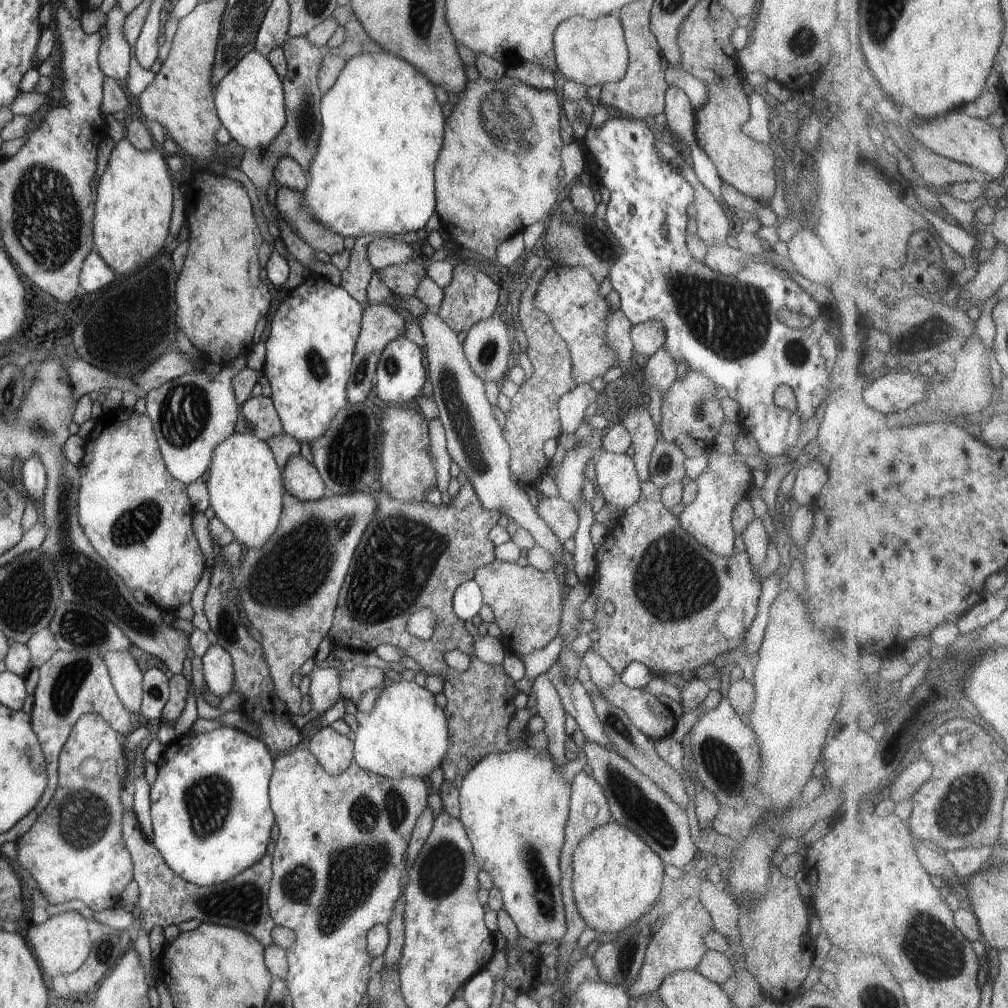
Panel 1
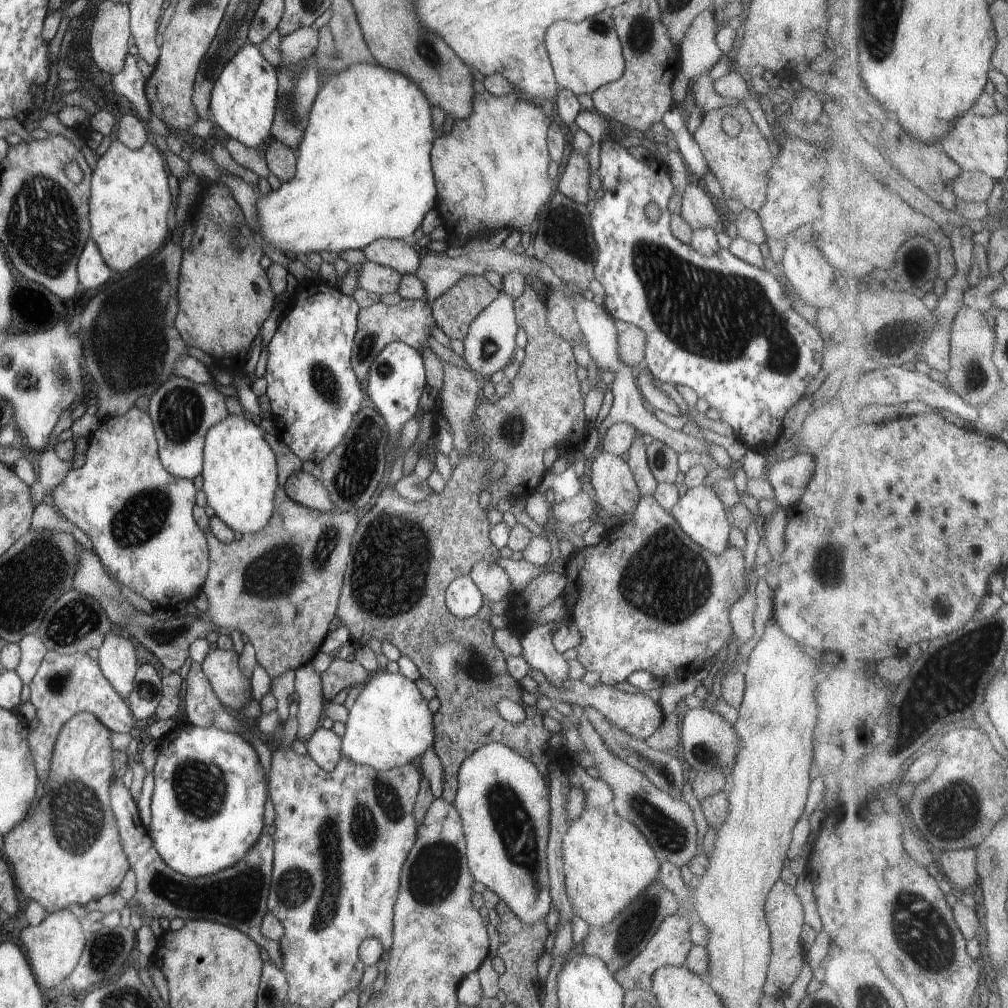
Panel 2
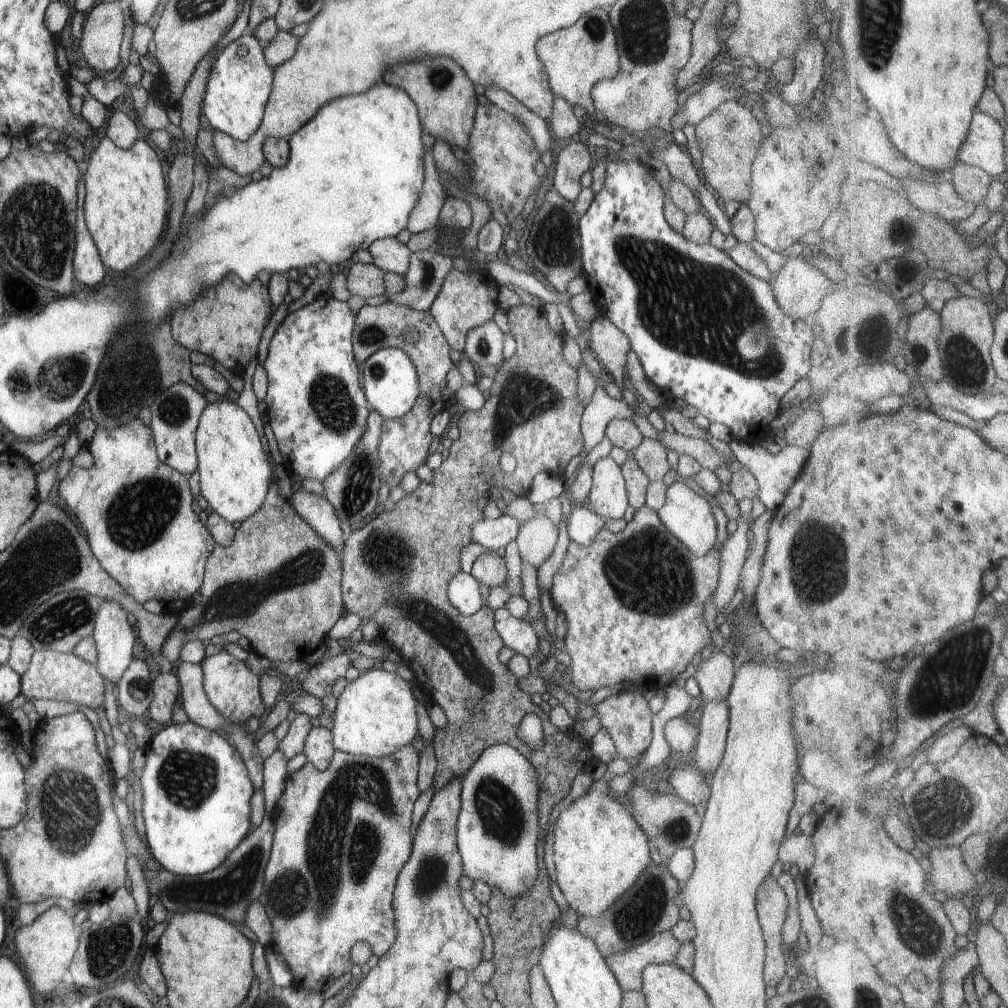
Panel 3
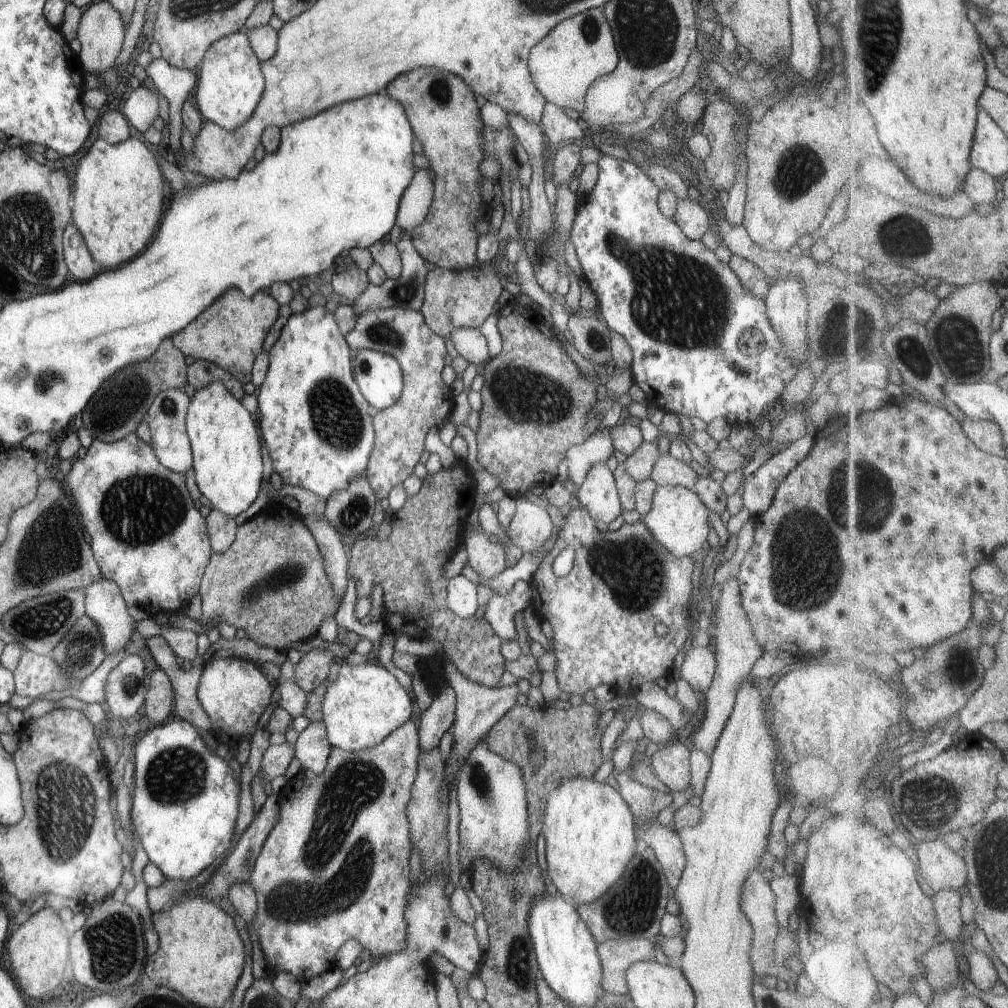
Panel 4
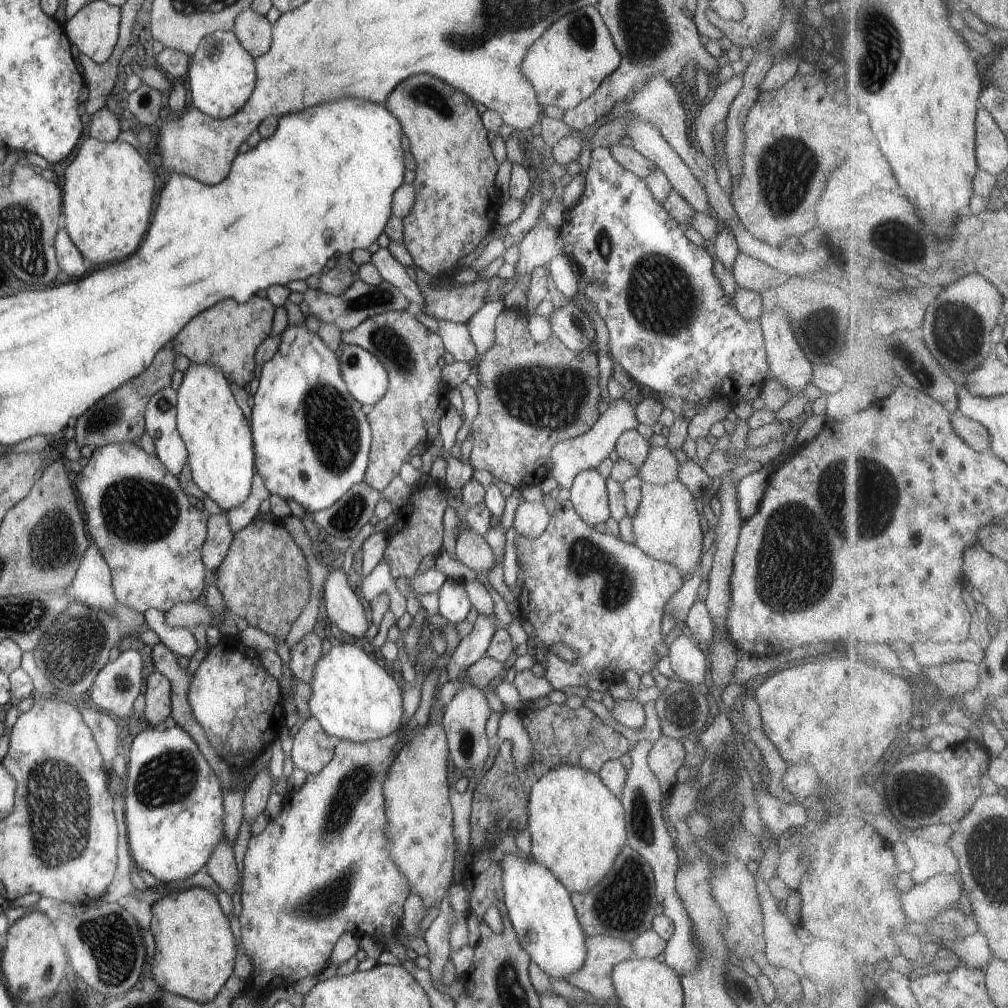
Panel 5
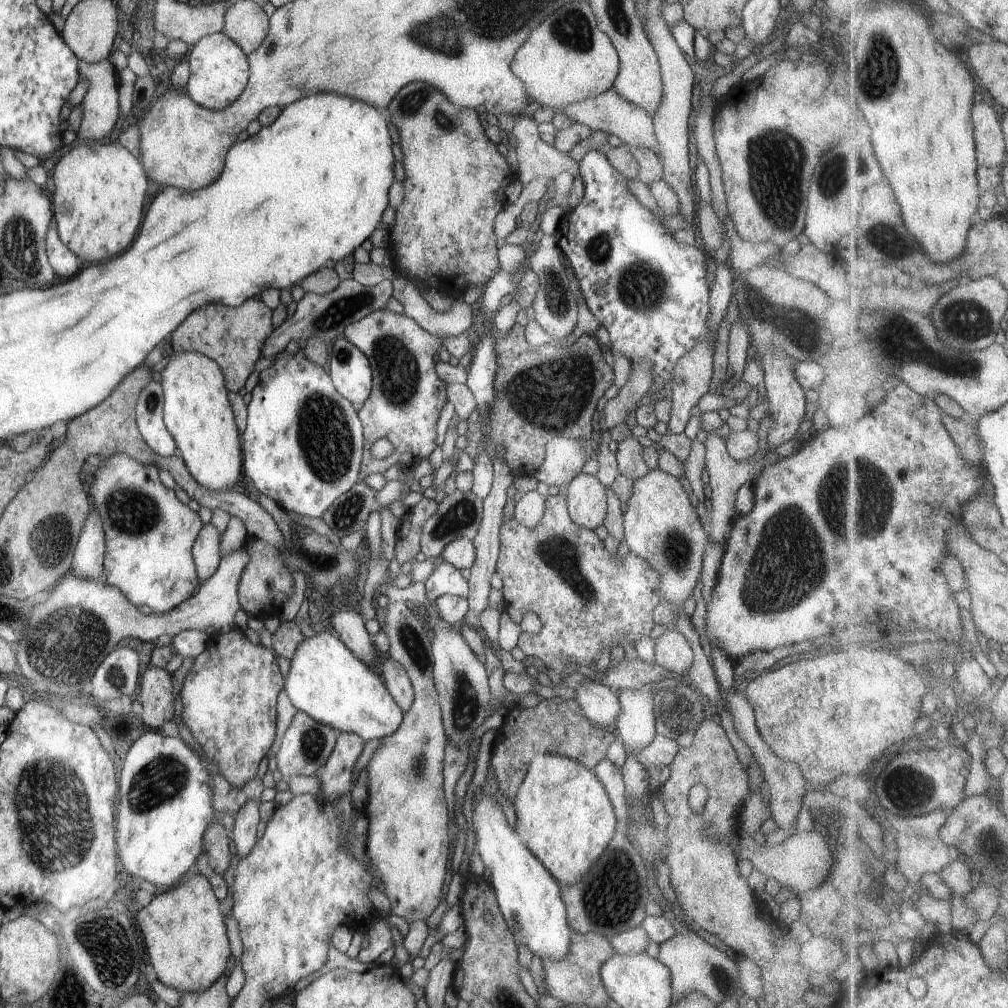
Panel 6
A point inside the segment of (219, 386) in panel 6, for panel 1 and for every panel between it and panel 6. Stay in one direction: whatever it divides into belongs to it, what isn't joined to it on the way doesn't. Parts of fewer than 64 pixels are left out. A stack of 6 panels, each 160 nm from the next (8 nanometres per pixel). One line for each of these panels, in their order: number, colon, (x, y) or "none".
1: (244, 485)
2: (239, 475)
3: (233, 473)
4: (226, 455)
5: (216, 434)

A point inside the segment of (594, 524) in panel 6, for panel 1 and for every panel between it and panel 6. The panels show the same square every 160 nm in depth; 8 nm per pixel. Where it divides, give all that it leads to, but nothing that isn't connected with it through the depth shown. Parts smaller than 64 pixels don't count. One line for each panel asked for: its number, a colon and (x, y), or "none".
1: (615, 476)
2: (615, 489)
3: (607, 498)
4: (597, 494)
5: (588, 495)

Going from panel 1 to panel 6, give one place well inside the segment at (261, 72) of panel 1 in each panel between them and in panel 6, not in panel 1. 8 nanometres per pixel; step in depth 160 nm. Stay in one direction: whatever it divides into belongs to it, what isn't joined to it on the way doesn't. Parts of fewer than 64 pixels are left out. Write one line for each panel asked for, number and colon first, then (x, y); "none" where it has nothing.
2: (242, 102)
3: (239, 81)
4: (229, 83)
5: (221, 75)
6: (218, 71)

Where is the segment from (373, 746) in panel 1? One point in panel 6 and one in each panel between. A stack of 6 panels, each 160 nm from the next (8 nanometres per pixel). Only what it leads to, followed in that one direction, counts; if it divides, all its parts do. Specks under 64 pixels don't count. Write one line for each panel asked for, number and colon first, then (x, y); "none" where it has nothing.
2: (389, 724)
3: (374, 716)
4: (365, 703)
5: (353, 698)
6: (326, 680)

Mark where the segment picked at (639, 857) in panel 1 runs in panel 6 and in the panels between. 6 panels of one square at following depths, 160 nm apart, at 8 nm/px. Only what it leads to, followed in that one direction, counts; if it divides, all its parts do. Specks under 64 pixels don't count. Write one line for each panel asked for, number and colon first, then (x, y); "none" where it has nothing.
2: (606, 861)
3: (598, 849)
4: (588, 828)
5: (576, 824)
6: (564, 817)

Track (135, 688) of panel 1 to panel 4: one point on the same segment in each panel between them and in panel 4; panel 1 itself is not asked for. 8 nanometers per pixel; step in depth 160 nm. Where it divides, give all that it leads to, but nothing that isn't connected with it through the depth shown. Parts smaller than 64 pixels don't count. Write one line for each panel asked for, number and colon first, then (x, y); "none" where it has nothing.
2: (116, 657)
3: (113, 636)
4: (104, 605)

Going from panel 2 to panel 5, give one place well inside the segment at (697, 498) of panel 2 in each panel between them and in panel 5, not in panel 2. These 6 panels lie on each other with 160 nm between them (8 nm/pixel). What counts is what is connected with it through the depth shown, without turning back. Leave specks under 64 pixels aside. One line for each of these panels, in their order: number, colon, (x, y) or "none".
3: (687, 516)
4: (677, 519)
5: (665, 525)

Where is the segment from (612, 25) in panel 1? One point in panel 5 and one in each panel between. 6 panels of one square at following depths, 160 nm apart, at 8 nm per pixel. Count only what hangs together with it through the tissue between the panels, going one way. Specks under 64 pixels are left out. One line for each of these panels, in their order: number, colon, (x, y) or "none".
2: (584, 55)
3: (574, 57)
4: (576, 51)
5: (567, 62)

